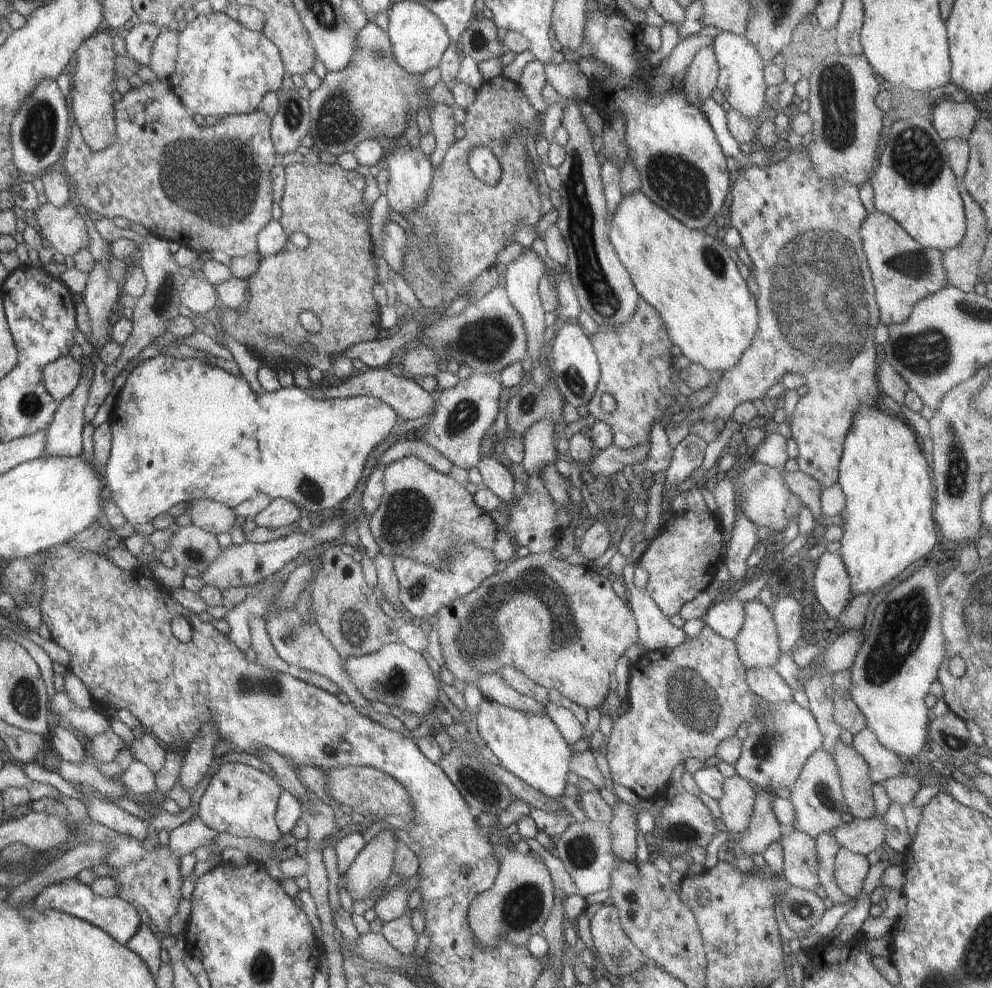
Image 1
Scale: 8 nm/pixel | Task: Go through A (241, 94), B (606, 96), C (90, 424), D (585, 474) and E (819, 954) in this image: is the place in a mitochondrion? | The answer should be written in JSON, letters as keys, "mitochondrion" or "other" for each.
{"A":"other","B":"other","C":"other","D":"other","E":"other"}

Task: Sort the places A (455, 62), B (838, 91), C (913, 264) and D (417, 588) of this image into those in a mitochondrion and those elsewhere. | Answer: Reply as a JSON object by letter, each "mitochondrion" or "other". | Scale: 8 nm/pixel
{"A":"other","B":"mitochondrion","C":"mitochondrion","D":"mitochondrion"}

